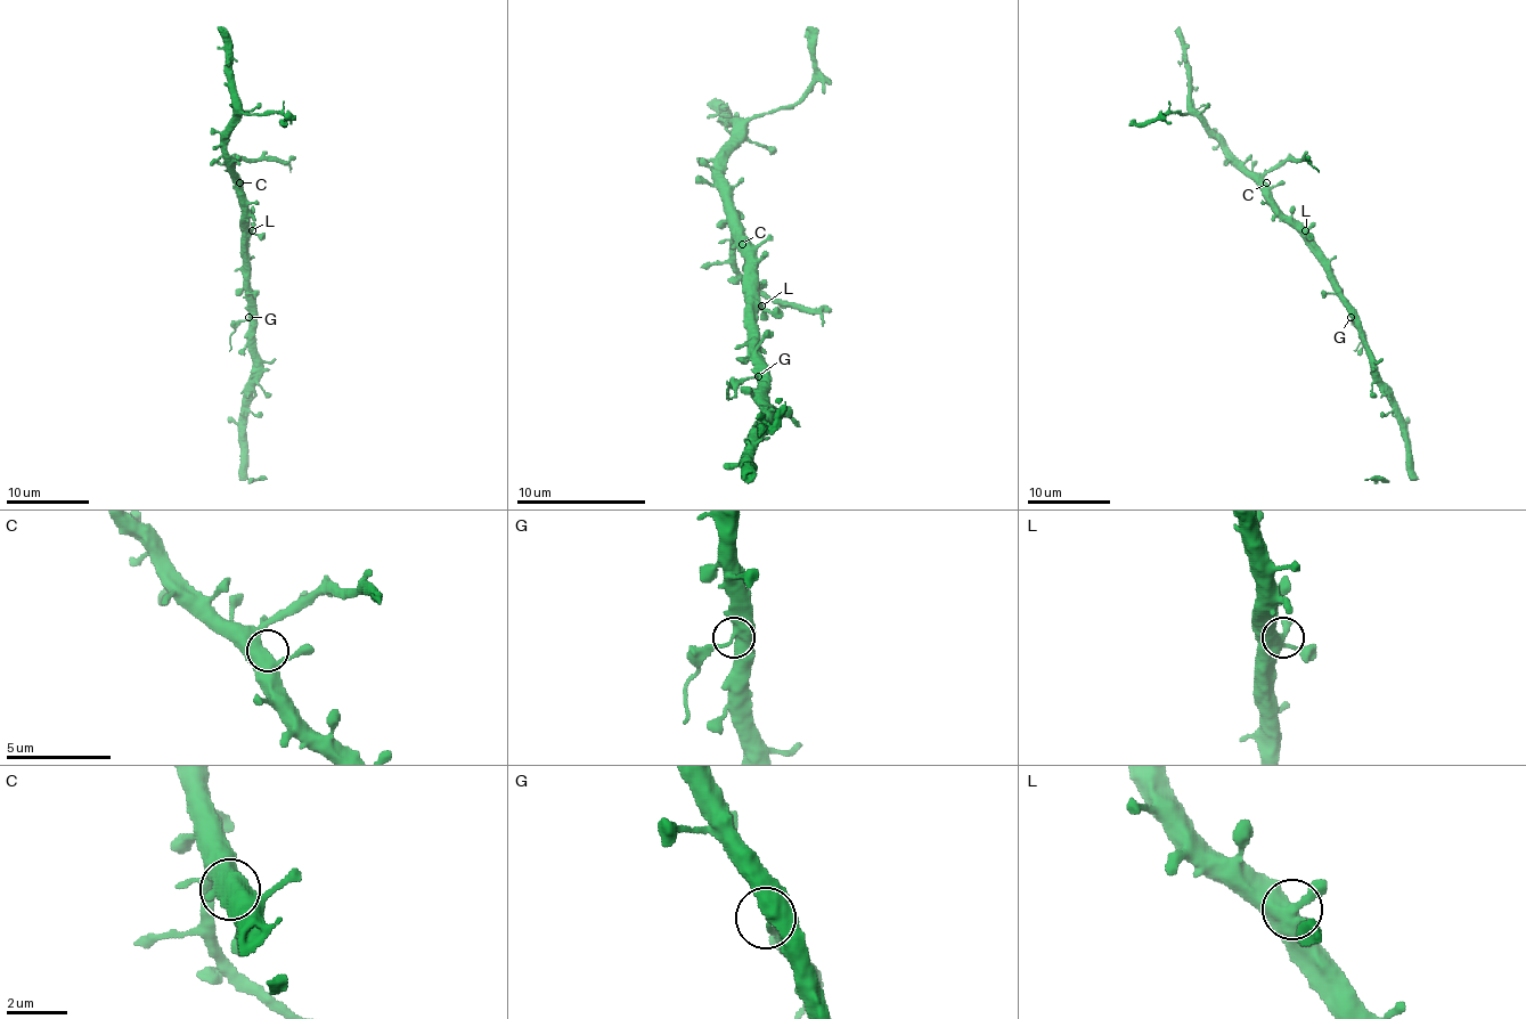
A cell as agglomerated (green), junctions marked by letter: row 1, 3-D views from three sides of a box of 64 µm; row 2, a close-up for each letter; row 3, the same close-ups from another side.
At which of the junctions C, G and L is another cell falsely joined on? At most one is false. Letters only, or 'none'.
G

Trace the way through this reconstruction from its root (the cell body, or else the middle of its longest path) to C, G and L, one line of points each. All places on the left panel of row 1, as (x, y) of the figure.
C: (247, 259), (247, 215), (239, 182)
G: (247, 259), (250, 317)
L: (247, 259), (247, 234), (252, 230)

